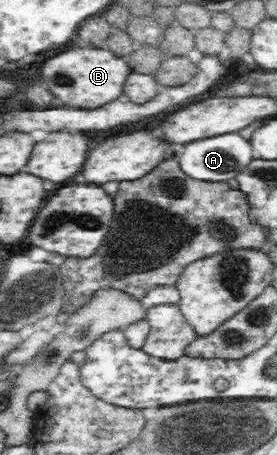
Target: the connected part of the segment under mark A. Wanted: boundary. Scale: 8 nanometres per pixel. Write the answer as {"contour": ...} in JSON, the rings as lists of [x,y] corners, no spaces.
{"contour":[[[224,134],[224,136],[214,136],[195,140],[186,143],[186,150],[180,154],[179,165],[182,171],[194,180],[208,183],[220,183],[237,178],[242,172],[246,172],[248,164],[252,162],[253,148],[250,139],[242,137],[240,134]]]}

